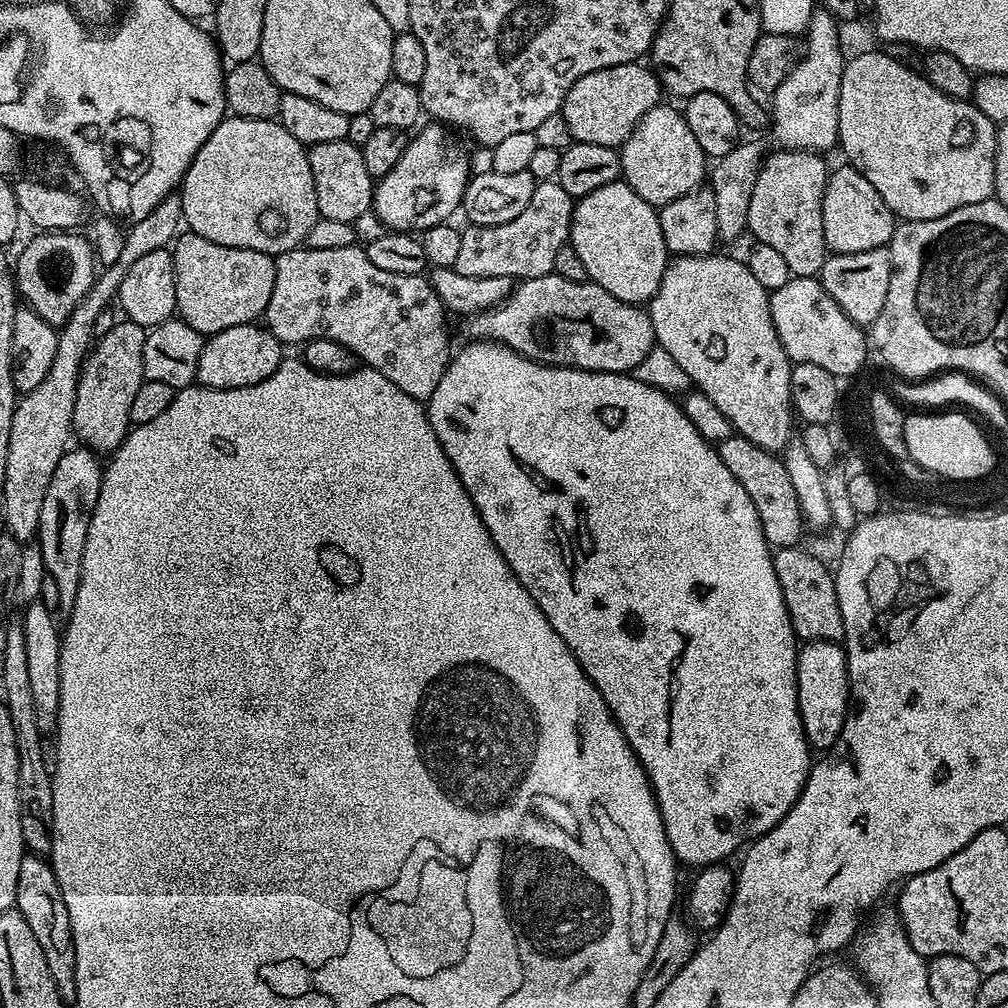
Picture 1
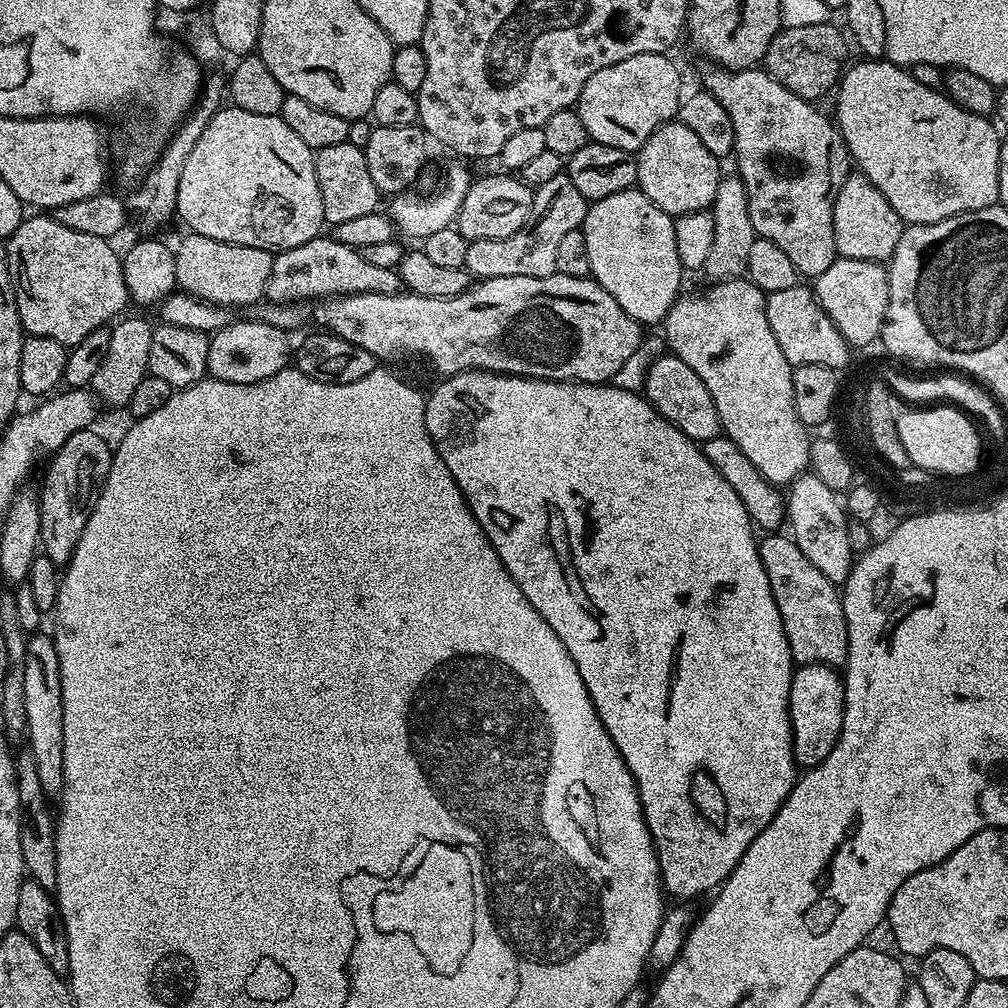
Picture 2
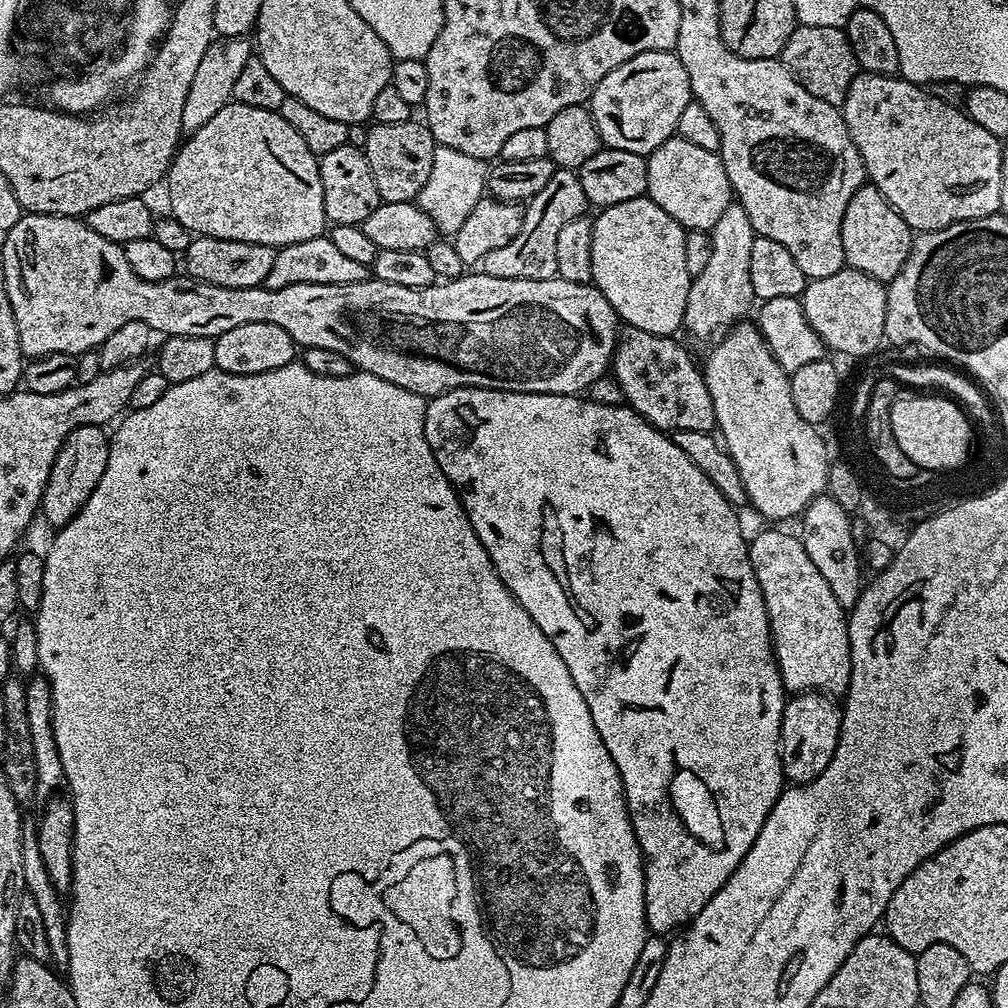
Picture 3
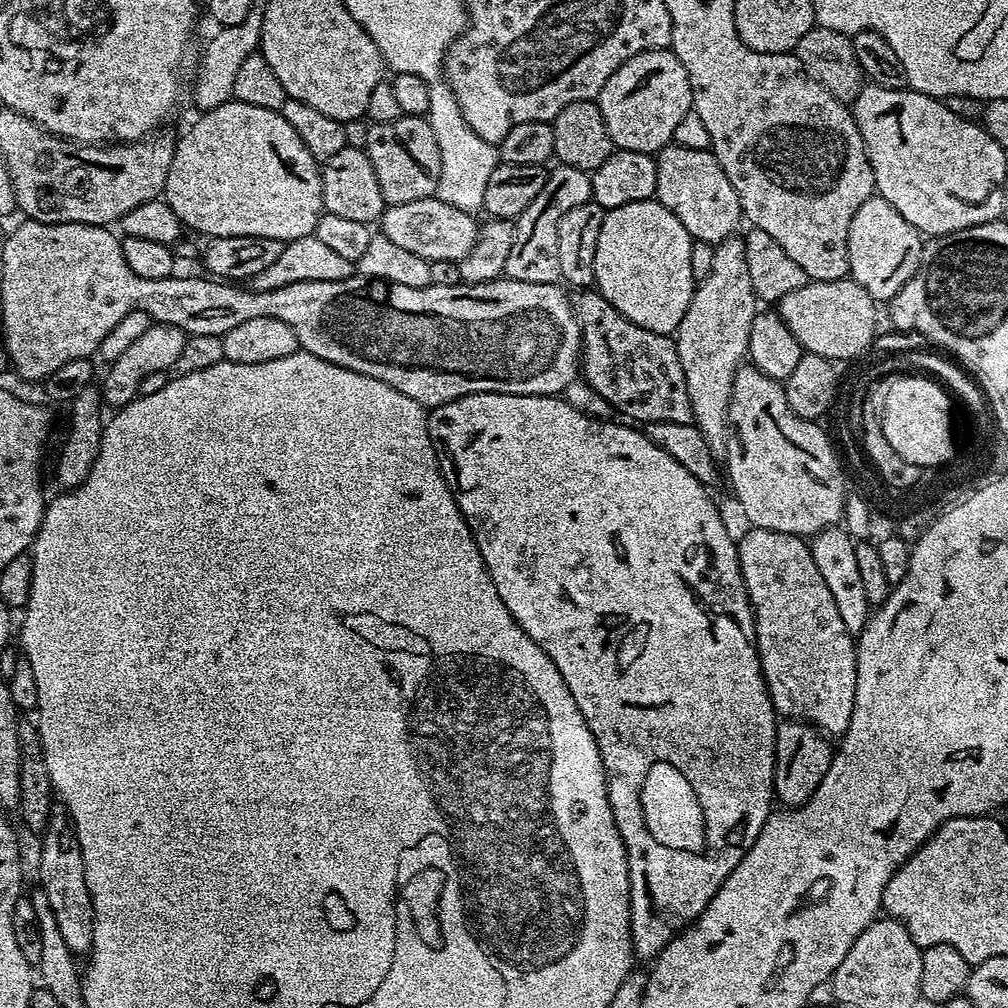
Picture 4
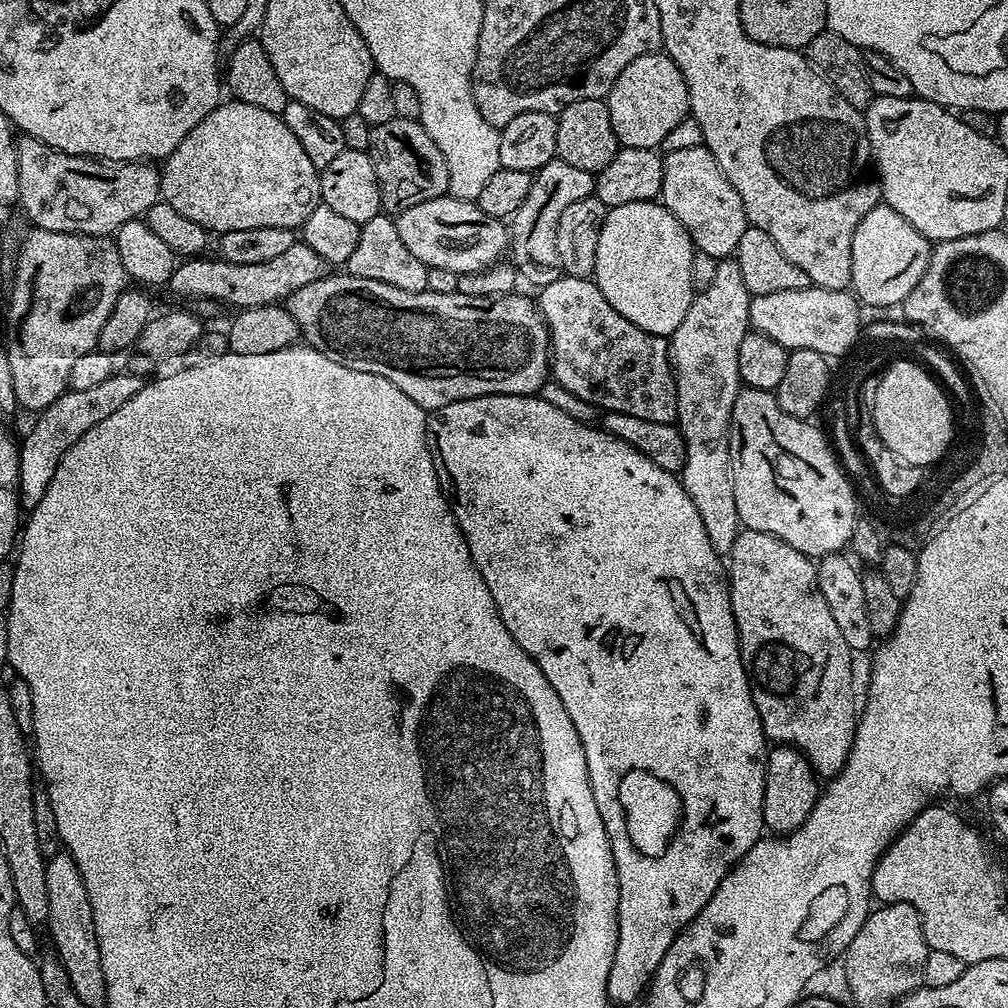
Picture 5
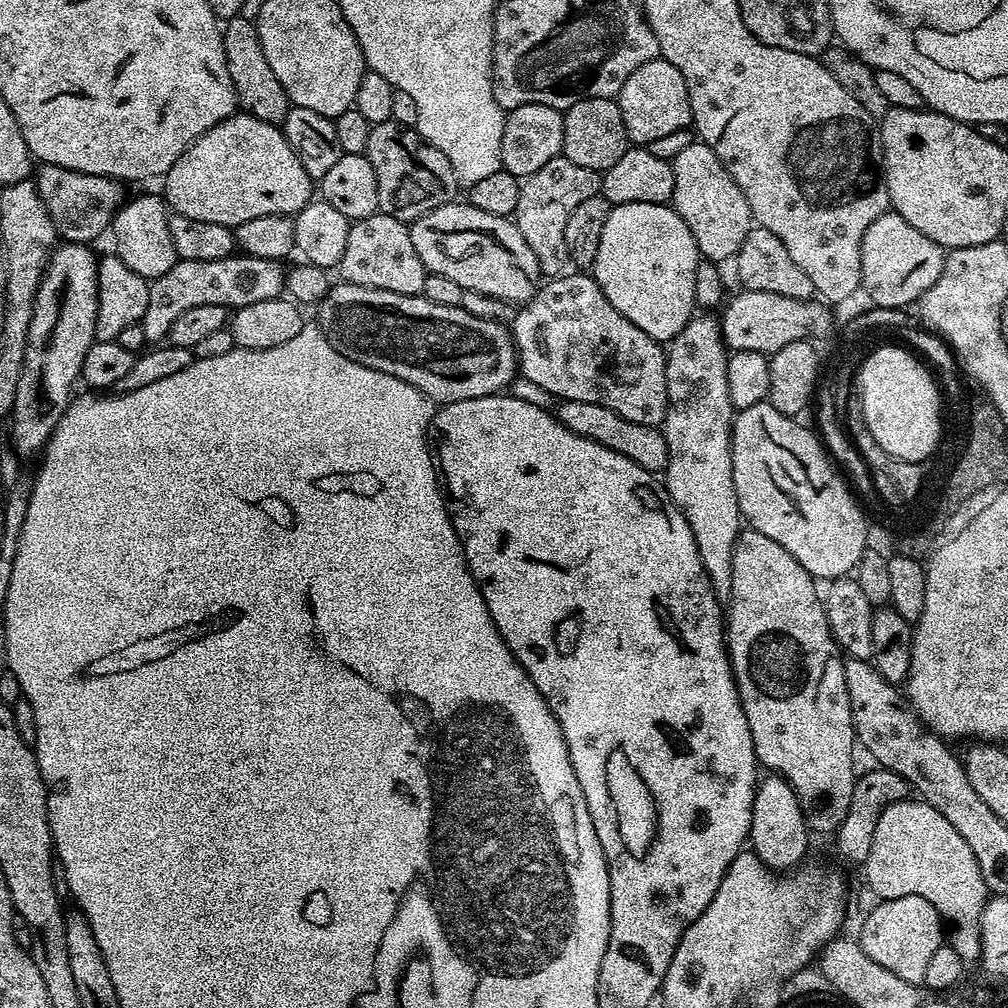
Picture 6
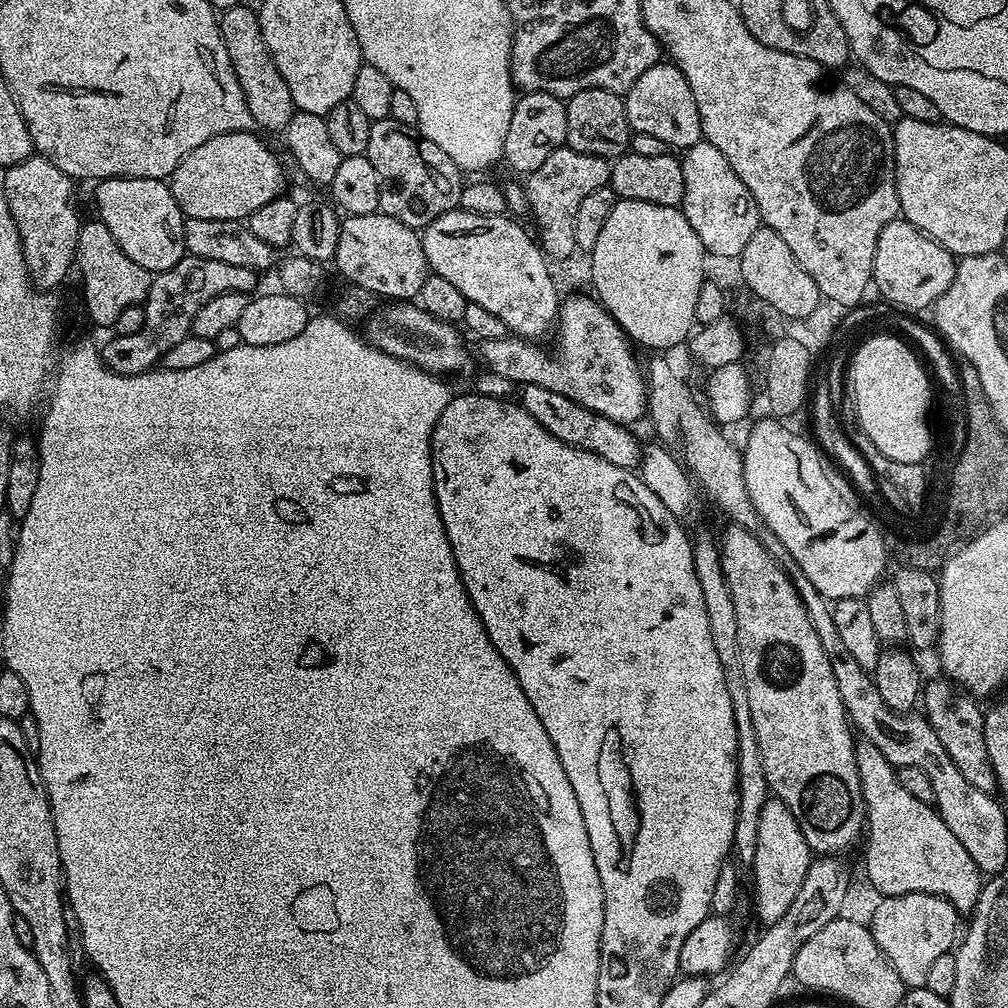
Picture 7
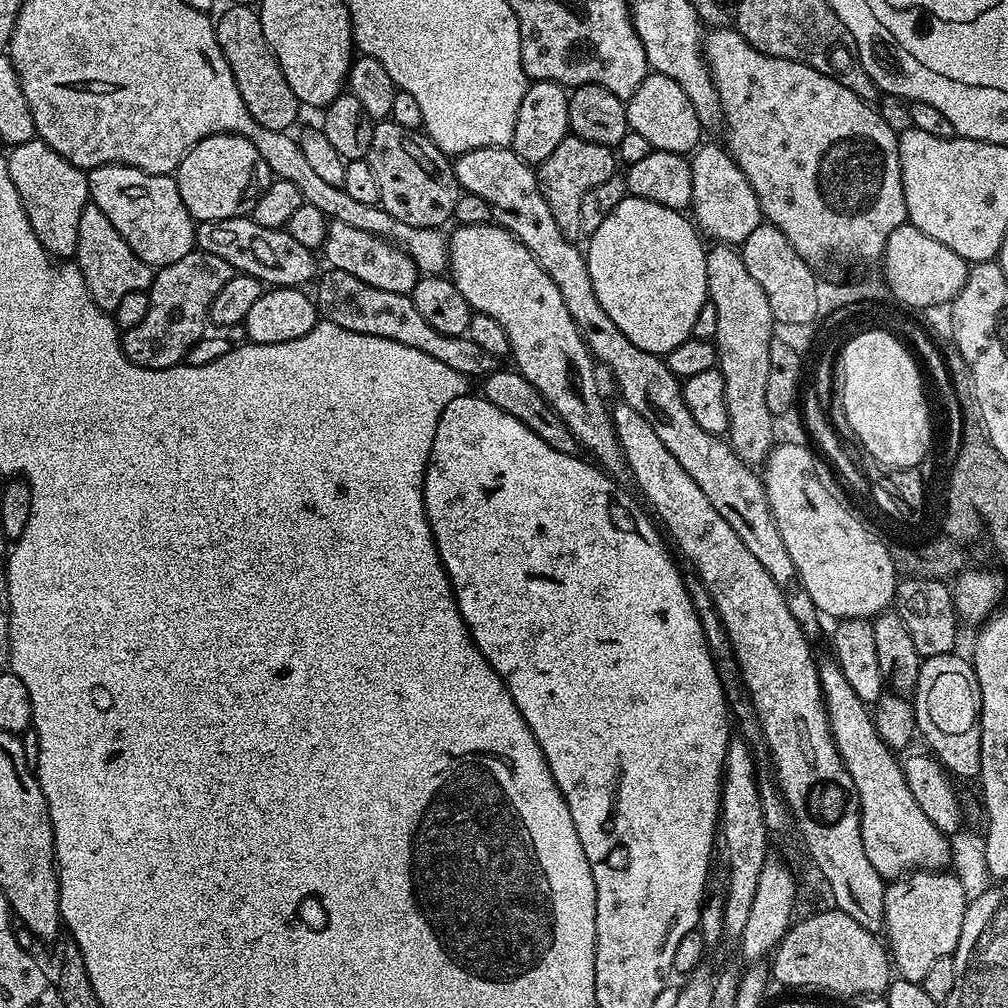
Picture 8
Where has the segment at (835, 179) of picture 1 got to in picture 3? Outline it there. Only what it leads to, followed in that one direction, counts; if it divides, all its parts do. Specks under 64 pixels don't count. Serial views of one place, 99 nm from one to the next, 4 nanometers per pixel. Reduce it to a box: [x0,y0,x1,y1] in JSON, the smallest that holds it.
[842,182,913,282]

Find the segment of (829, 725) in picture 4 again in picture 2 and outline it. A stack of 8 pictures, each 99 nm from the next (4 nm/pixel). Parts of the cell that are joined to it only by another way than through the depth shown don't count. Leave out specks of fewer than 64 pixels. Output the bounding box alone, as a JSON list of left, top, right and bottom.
[759,534,848,666]

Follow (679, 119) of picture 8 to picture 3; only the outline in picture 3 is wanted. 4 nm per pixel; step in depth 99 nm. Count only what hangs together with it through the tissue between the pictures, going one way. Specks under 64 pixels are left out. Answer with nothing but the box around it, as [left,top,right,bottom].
[590,51,692,158]

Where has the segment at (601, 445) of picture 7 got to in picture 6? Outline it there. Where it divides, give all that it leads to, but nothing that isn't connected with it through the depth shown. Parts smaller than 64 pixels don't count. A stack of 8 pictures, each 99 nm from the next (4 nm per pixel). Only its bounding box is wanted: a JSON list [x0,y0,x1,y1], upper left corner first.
[554,400,668,474]

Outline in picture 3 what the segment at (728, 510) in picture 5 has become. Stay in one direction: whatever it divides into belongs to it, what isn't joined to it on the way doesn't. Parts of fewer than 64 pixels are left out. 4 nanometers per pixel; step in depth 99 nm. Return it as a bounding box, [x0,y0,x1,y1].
[683,202,757,341]

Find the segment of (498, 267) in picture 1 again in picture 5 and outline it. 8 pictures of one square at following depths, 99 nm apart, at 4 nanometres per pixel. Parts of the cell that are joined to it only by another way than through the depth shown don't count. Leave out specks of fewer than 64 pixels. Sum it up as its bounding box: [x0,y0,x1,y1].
[510,158,595,286]

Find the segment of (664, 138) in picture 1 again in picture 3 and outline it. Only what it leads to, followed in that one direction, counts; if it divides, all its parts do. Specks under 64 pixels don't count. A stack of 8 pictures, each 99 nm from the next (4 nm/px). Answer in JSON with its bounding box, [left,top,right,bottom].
[646,135,734,232]

